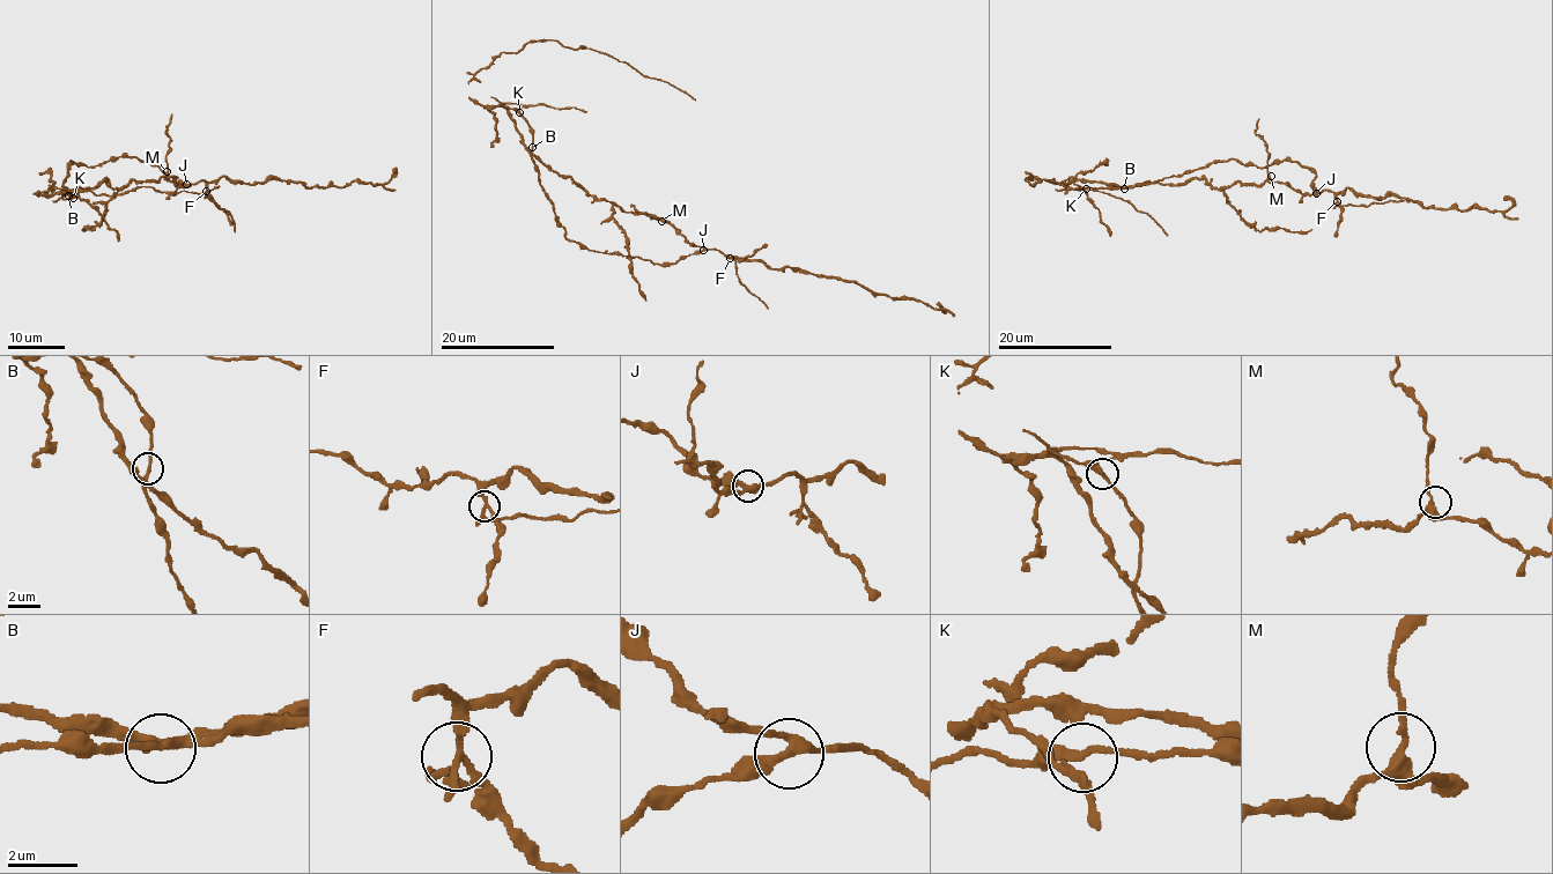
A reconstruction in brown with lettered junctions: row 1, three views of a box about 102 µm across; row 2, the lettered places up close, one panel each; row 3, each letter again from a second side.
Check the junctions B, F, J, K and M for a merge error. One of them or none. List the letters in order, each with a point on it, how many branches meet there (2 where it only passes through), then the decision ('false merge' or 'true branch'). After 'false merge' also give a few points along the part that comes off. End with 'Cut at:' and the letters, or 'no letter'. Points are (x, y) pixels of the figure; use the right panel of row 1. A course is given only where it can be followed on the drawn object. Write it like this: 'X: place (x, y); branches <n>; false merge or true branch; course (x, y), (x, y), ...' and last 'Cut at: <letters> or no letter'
B: place (1124, 189); branches 3; true branch
F: place (1337, 201); branches 3; false merge; course (1337, 201), (1339, 205), (1367, 206), (1403, 200)
J: place (1316, 193); branches 3; true branch
K: place (1086, 189); branches 3; true branch
M: place (1271, 176); branches 3; true branch
Cut at: F

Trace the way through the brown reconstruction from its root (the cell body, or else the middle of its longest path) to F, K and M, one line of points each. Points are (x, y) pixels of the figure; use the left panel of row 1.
F: (103, 180), (113, 189), (124, 187), (132, 179), (169, 176), (177, 186), (205, 180), (206, 191)
K: (103, 180), (94, 187), (68, 191), (66, 194), (79, 194), (73, 198)
M: (103, 180), (113, 189), (126, 187), (132, 179), (160, 180), (167, 171)

